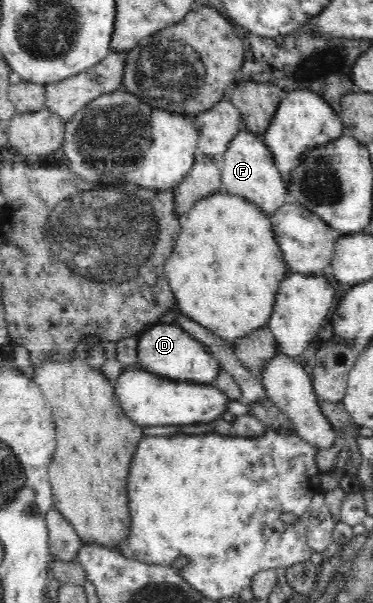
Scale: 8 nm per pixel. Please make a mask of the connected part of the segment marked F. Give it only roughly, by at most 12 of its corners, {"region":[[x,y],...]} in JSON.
{"region":[[239,131],[218,157],[227,193],[268,216],[289,200],[262,136]]}

